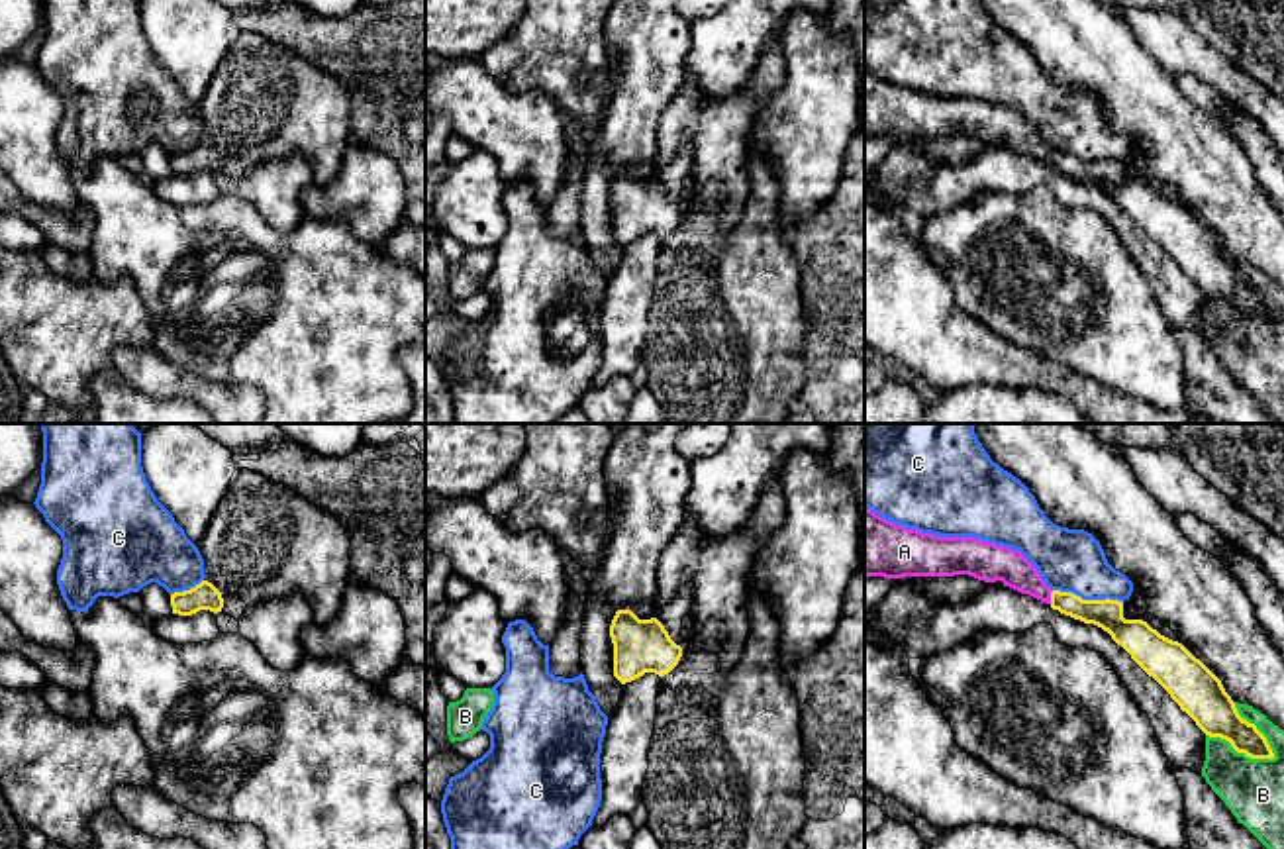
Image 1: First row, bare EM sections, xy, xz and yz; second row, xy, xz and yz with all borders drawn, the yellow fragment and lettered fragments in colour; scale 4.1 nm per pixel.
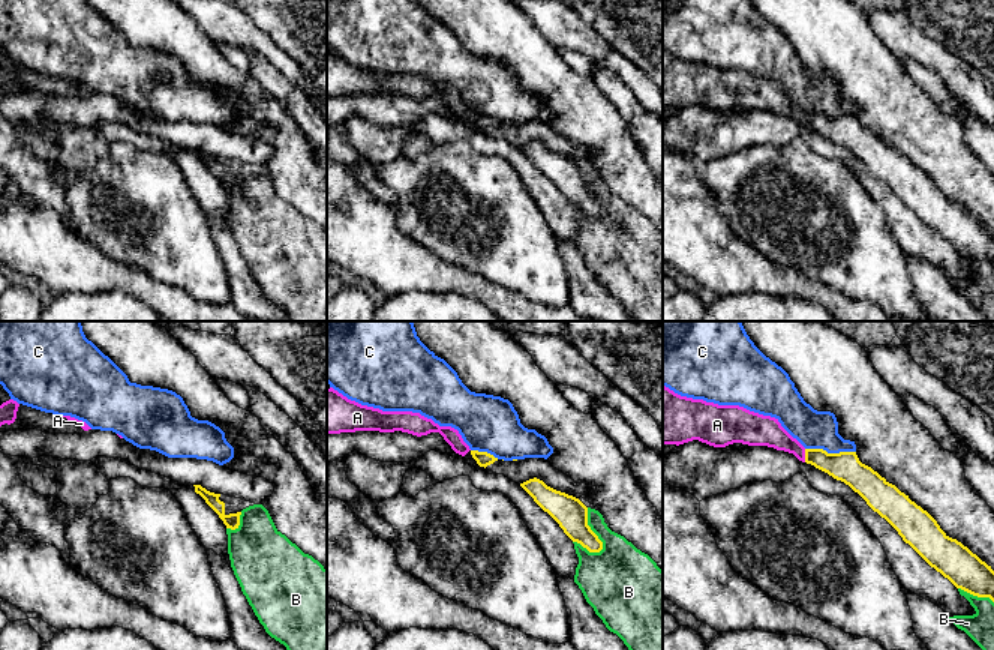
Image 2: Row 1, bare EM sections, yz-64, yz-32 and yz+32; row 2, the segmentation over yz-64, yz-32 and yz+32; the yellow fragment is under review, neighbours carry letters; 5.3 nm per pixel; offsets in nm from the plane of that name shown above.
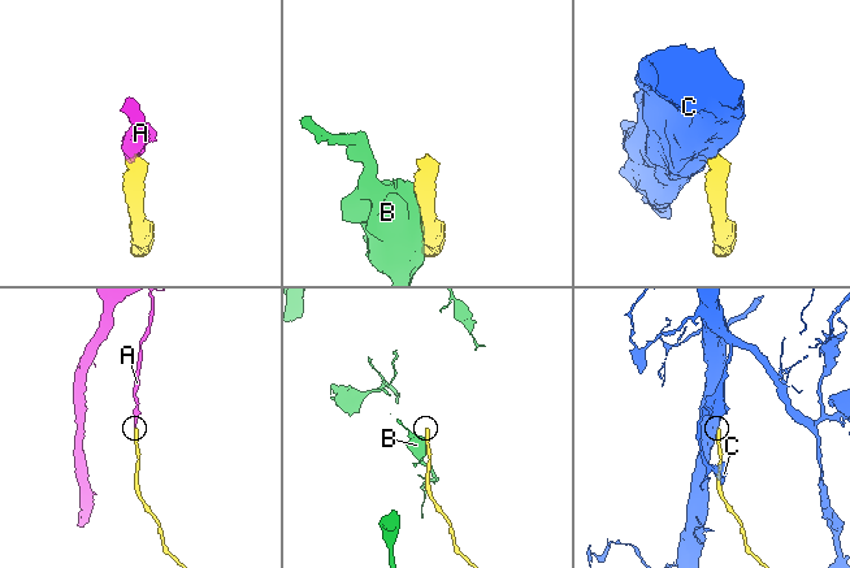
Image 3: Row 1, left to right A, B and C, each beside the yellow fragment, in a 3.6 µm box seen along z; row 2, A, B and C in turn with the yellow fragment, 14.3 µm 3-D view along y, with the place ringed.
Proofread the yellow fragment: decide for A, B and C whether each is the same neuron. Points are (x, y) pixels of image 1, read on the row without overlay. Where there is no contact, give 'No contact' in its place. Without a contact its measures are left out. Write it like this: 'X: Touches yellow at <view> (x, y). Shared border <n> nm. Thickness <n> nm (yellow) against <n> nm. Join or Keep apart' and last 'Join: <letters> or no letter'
A: Touches yellow at yz (1051, 157). Shared border 60 nm. Thickness 130 nm (yellow) against 140 nm. Join
B: Touches yellow at yz (1241, 312). Shared border 300 nm. Thickness 180 nm (yellow) against 260 nm. Keep apart
C: Touches yellow at yz (1088, 161). Shared border 300 nm. Thickness 140 nm (yellow) against 260 nm. Keep apart
Join: A

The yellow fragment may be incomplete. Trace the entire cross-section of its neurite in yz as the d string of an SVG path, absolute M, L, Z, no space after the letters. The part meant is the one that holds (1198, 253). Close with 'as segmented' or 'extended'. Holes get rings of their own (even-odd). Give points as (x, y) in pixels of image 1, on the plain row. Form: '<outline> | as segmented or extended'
M864 69L864 139L955 137L1002 141L1064 176L1108 192L1210 298L1221 298L1251 320L1274 320L1266 298L1243 280L1221 241L1182 204L1143 180L1125 180L1119 161L1082 161L1051 151L1037 129L1010 108L974 98L939 98L896 86Z | extended

